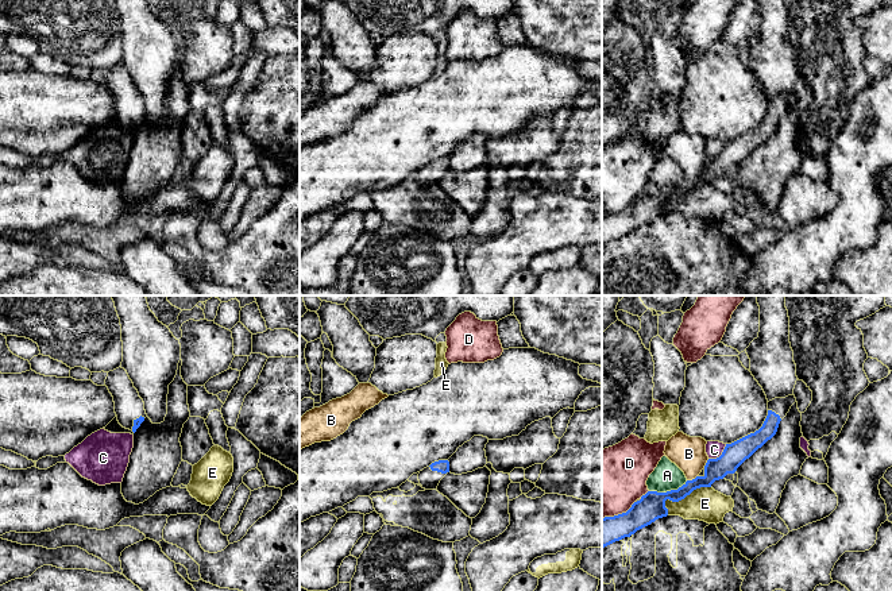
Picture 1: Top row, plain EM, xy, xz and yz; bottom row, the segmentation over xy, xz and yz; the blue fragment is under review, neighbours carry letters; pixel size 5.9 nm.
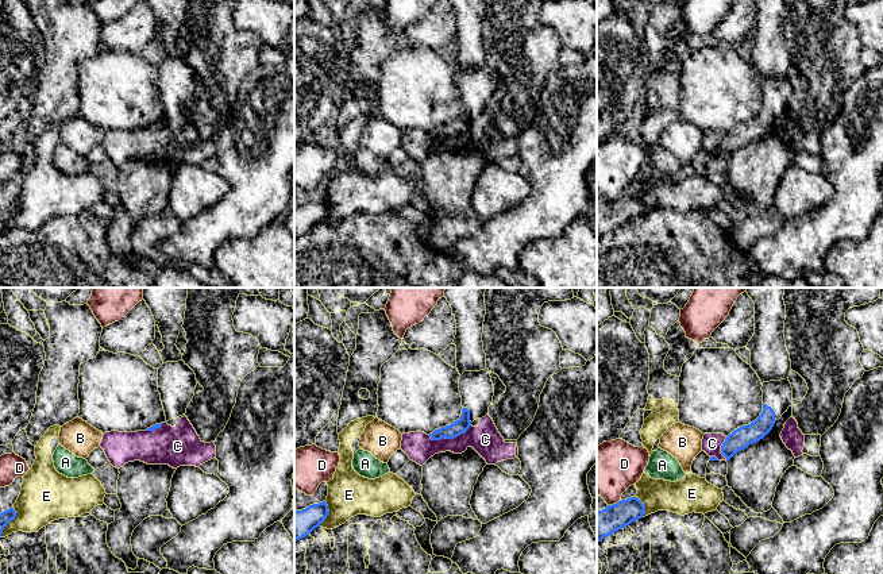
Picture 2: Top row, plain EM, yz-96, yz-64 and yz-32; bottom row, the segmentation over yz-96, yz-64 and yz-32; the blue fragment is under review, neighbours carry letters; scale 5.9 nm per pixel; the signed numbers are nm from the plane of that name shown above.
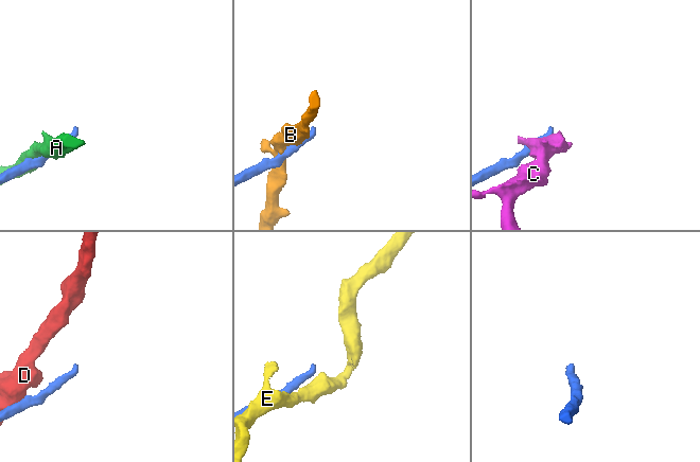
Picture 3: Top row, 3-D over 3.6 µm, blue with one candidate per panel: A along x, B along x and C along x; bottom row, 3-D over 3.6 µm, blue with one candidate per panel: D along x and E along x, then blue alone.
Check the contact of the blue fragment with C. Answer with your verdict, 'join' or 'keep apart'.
keep apart

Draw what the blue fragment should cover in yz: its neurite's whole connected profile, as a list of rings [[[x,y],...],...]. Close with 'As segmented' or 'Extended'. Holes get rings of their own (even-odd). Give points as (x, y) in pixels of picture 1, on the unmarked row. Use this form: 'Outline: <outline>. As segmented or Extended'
Outline: [[[793,92],[769,98],[768,113],[762,124],[754,131],[726,142],[719,155],[707,158],[703,174],[687,178],[677,188],[667,190],[648,189],[626,210],[602,216],[602,246],[630,235],[656,217],[667,215],[667,197],[679,200],[694,188],[711,185],[715,178],[723,177],[727,171],[734,171],[746,157],[776,132],[780,119],[787,113],[795,100],[796,96]]]. Extended

